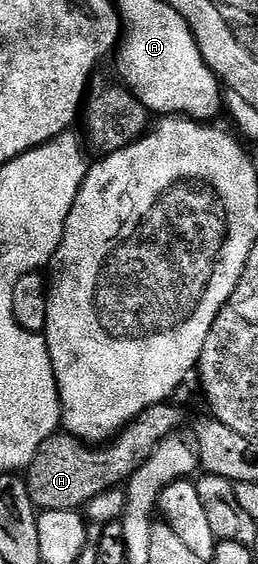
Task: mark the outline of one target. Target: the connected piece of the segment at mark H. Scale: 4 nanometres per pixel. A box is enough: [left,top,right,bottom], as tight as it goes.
[24,402,181,512]

